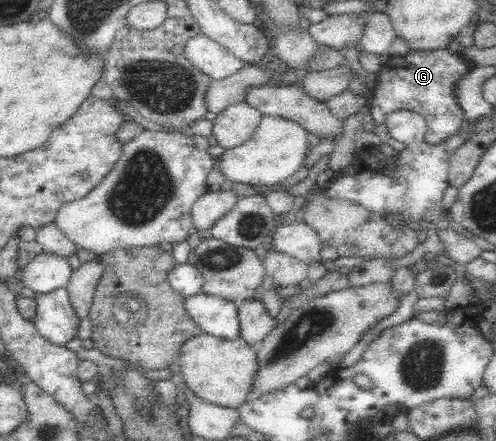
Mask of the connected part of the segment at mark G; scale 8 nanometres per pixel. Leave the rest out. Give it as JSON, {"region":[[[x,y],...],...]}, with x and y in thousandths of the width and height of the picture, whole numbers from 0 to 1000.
{"region":[[[893,113],[835,116],[821,125],[800,125],[772,145],[760,166],[756,200],[750,206],[746,236],[746,261],[754,270],[752,302],[768,313],[772,327],[786,331],[800,347],[815,342],[819,331],[806,320],[792,315],[782,299],[778,270],[786,256],[804,249],[841,254],[857,268],[859,324],[885,329],[903,311],[909,311],[938,274],[938,263],[917,222],[917,193],[929,184],[950,154],[929,120],[921,125]]]}

